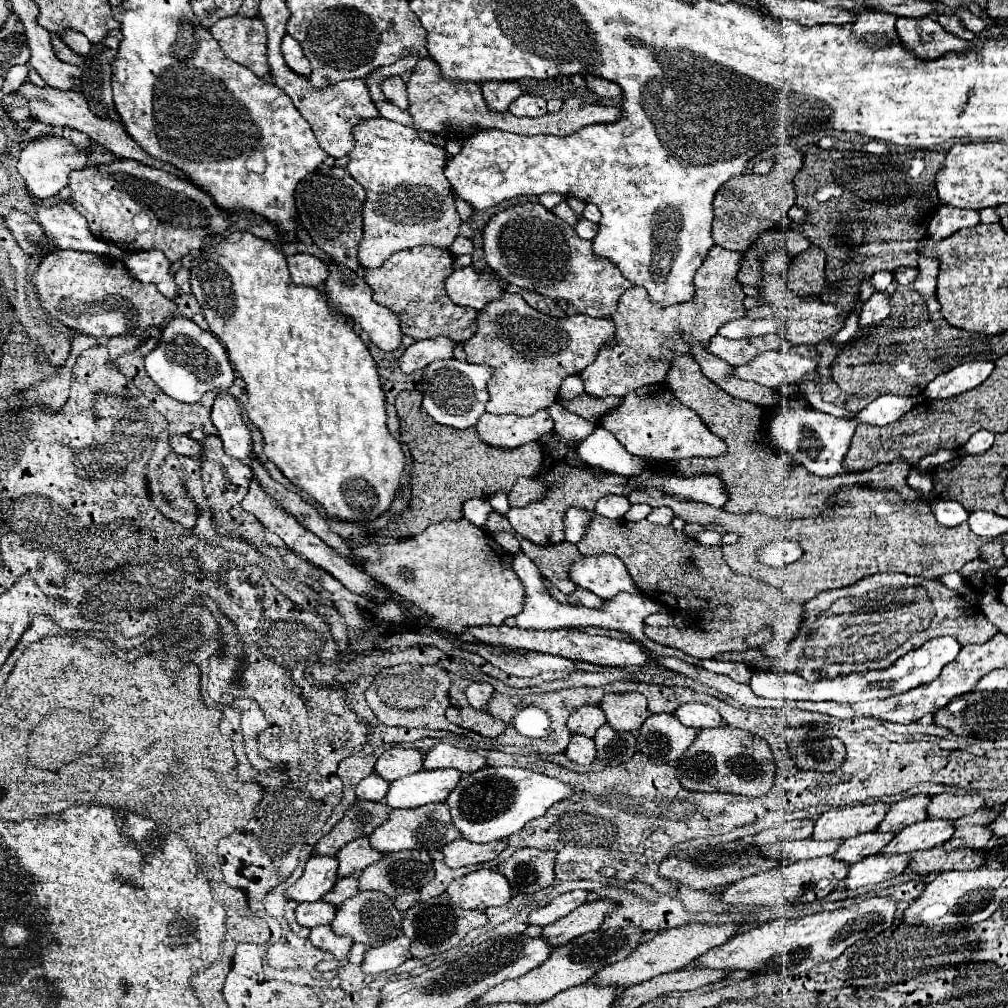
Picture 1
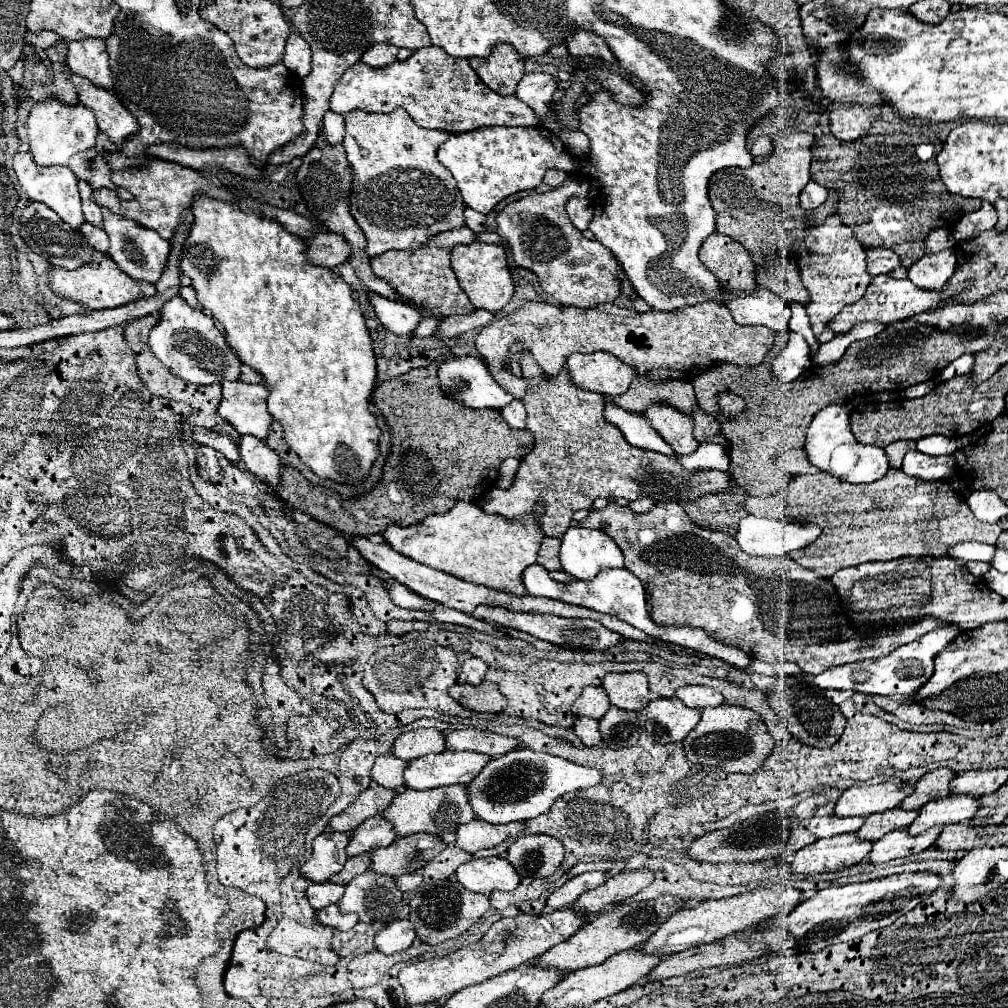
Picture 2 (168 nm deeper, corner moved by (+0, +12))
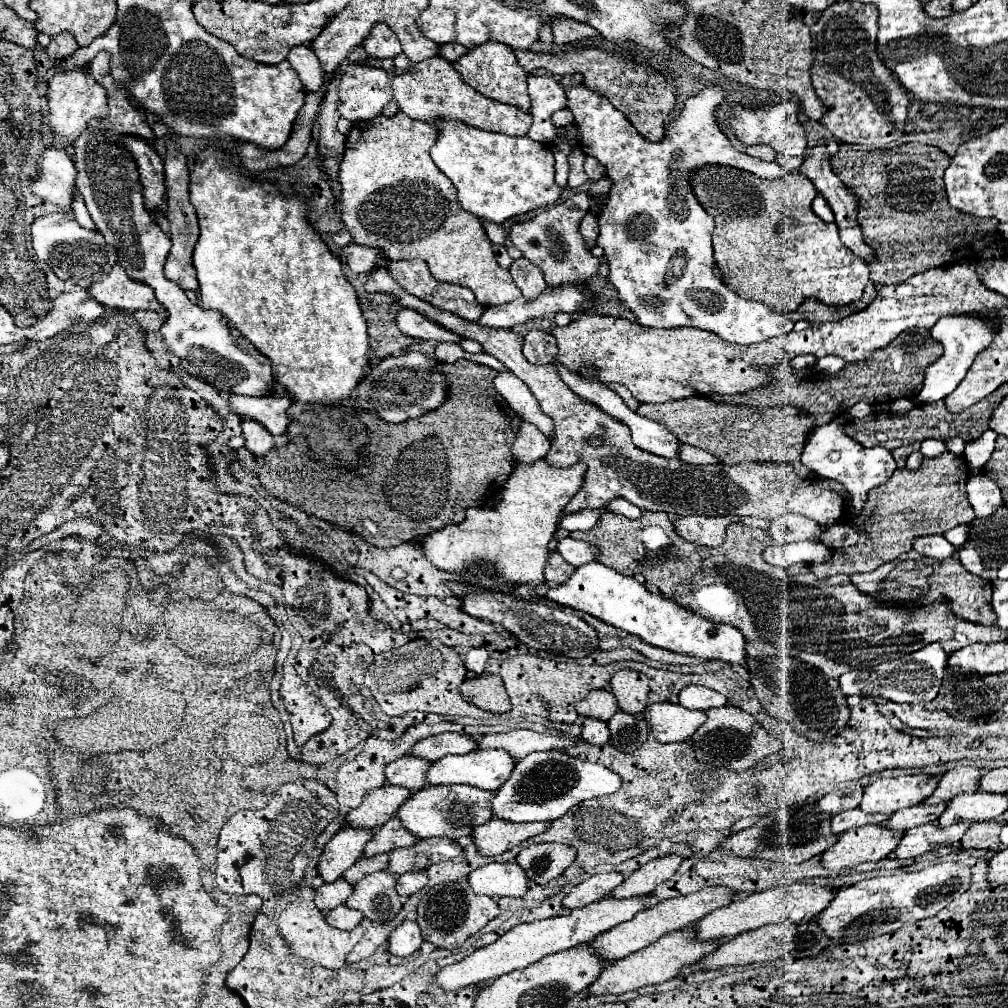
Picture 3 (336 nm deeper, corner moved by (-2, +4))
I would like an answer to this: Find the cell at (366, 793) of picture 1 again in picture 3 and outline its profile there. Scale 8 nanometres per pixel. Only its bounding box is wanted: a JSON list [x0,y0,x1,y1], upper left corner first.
[386,754,432,792]

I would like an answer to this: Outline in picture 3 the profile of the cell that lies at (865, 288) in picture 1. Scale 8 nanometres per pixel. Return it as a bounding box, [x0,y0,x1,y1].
[692,164,868,316]

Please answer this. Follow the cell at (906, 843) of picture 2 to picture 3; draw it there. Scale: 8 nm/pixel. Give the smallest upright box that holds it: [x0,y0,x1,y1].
[894,822,970,858]

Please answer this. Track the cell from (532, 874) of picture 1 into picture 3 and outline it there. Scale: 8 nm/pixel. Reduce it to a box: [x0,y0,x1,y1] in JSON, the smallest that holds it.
[516,842,576,884]

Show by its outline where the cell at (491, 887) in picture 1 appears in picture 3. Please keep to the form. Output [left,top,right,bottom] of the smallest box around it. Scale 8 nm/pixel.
[470,862,528,898]

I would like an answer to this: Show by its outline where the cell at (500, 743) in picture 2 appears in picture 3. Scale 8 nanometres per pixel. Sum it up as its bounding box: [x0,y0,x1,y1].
[478,730,578,760]

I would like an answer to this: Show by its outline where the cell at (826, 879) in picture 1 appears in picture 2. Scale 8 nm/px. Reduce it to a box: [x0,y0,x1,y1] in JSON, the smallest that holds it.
[788,832,872,874]

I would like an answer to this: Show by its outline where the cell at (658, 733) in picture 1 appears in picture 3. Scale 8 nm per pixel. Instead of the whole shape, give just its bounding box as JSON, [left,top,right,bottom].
[648,702,706,742]

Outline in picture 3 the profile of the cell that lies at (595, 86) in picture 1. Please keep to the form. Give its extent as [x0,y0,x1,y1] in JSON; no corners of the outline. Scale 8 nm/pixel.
[550,16,598,46]

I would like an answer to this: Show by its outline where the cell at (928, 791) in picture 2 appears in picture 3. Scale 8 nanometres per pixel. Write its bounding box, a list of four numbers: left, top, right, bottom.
[926,766,982,804]

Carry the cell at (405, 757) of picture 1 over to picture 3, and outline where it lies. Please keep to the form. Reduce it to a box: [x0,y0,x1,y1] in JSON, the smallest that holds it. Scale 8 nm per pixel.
[412,732,476,762]

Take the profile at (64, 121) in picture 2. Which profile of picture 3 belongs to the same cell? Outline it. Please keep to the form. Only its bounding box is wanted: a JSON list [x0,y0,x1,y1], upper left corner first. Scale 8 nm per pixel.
[48,66,108,148]

